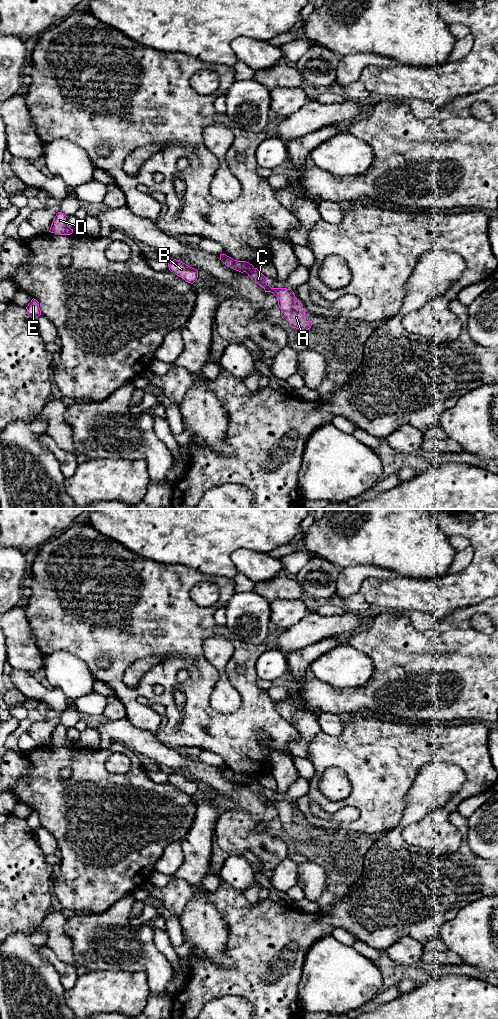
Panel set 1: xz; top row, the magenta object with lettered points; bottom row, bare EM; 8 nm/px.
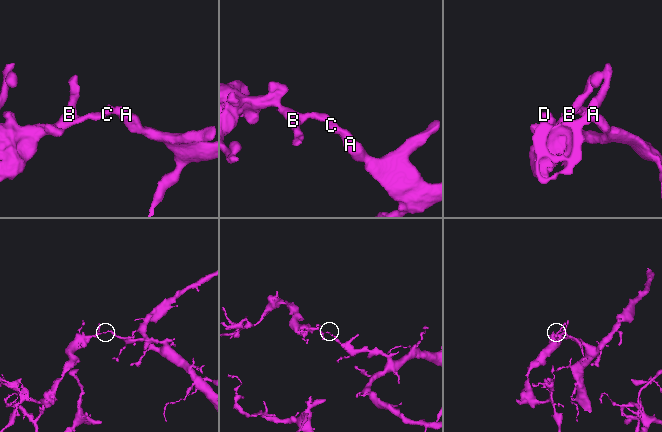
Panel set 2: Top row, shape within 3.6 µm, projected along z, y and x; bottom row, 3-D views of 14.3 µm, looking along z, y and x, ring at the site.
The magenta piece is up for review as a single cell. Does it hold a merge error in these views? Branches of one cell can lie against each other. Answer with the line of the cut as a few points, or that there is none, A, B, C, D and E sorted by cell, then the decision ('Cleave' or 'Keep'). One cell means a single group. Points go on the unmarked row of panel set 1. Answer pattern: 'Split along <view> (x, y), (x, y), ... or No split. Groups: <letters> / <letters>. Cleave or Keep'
Split along xz (253, 779), (246, 784). Groups: A C / B D E. Cleave

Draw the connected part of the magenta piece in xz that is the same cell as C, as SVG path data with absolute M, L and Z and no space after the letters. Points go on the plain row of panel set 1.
M253 780L247 786L251 792L263 799L265 804L271 804L277 809L281 828L289 834L292 840L303 843L311 840L312 835L308 832L305 821L299 816L291 801L271 800L266 795L267 790L257 780Z

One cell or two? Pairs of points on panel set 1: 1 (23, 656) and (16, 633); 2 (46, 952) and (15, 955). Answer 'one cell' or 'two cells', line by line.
1: one cell
2: two cells

